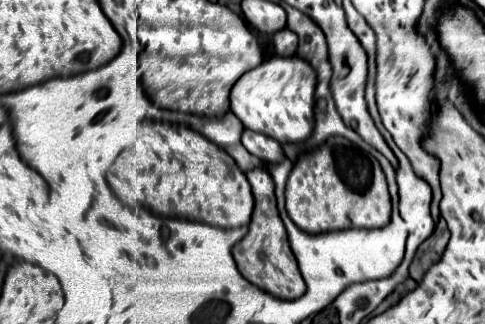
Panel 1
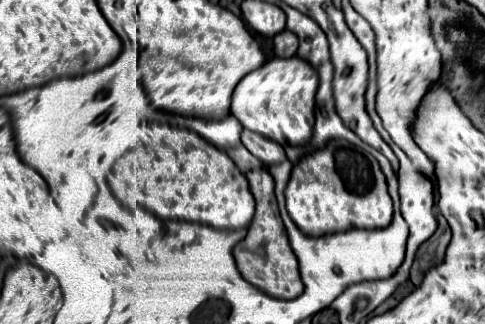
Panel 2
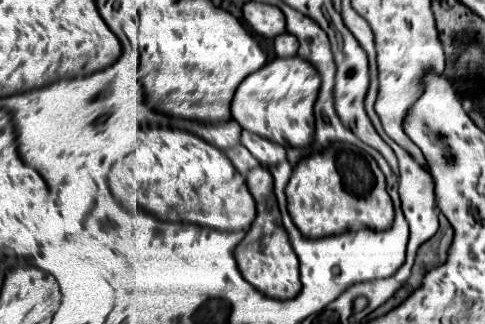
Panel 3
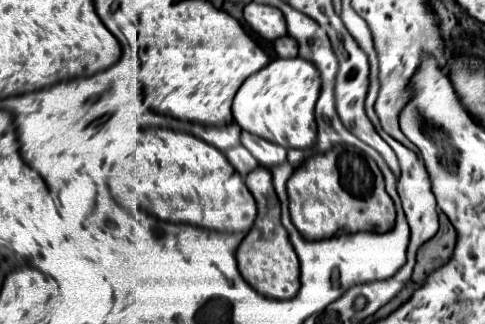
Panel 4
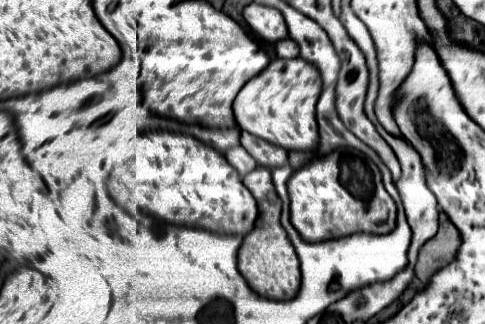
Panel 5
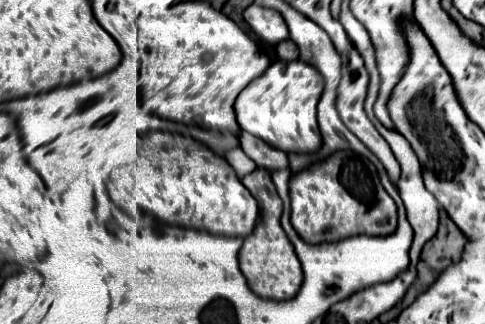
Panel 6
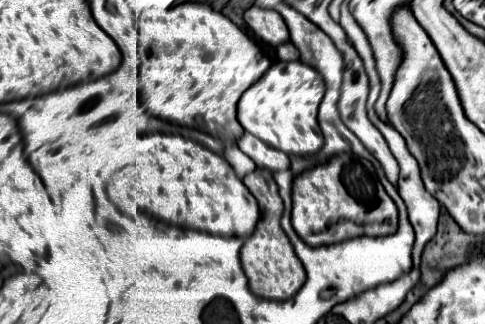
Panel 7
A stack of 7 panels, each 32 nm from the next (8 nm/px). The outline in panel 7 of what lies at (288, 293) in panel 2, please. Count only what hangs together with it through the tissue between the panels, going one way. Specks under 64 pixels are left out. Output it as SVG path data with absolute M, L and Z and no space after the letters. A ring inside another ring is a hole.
M256 168L254 172L250 172L242 182L258 200L260 212L262 212L262 218L260 218L256 230L252 232L252 236L248 236L244 240L242 250L240 250L240 258L242 258L242 266L244 266L244 272L250 282L250 290L256 296L266 298L266 300L288 300L304 286L306 270L304 270L300 258L294 254L294 248L292 248L288 236L284 236L284 230L280 228L284 204L278 194L278 186L274 182L272 172L262 170L262 168Z

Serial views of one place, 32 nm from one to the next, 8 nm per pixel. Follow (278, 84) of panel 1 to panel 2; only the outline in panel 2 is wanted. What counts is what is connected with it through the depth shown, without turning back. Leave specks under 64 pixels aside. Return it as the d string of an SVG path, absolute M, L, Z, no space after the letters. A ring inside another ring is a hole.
M272 58L256 72L240 80L232 94L230 114L256 134L262 134L282 146L302 146L314 132L314 96L318 90L318 72L302 58Z

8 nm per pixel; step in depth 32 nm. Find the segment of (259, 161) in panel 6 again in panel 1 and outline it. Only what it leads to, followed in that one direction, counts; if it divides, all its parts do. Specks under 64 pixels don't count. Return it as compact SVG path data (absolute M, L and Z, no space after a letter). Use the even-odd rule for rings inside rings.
M244 130L242 132L242 144L250 154L256 154L266 164L276 164L278 160L284 160L282 146L276 140L264 136L264 134L258 134L258 132L252 132L252 130Z

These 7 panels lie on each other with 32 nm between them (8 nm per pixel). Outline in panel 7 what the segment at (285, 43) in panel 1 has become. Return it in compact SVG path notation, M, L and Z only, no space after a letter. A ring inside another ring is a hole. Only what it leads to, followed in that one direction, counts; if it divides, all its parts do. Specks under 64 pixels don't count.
M292 42L280 44L280 46L278 46L278 58L280 58L282 62L294 62L294 60L298 60L298 50L296 50L296 46L294 46Z

